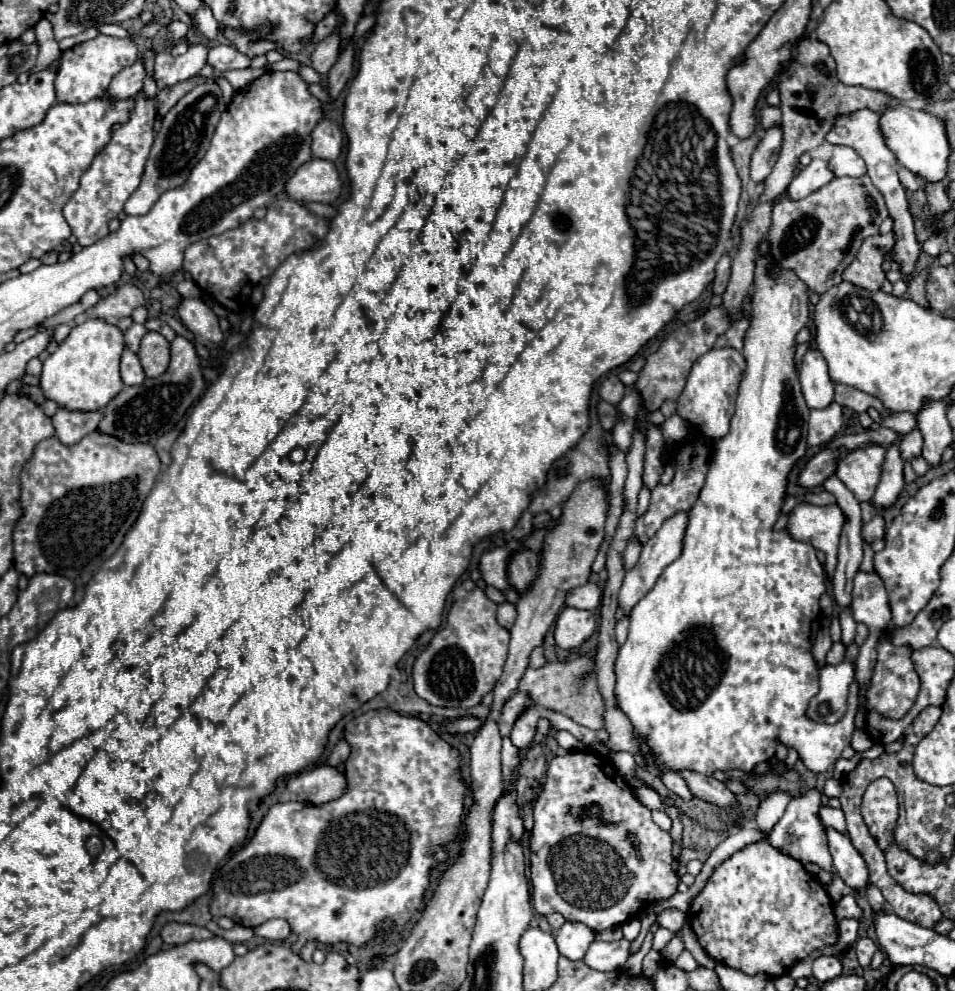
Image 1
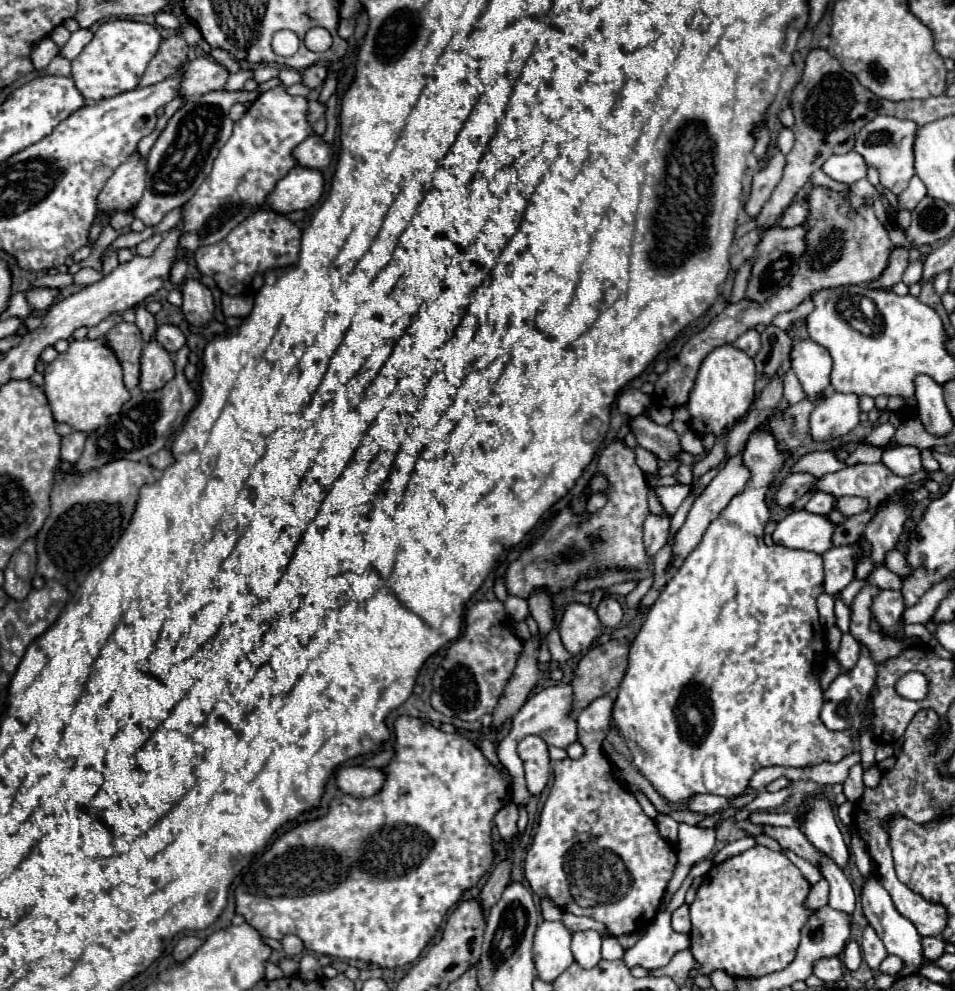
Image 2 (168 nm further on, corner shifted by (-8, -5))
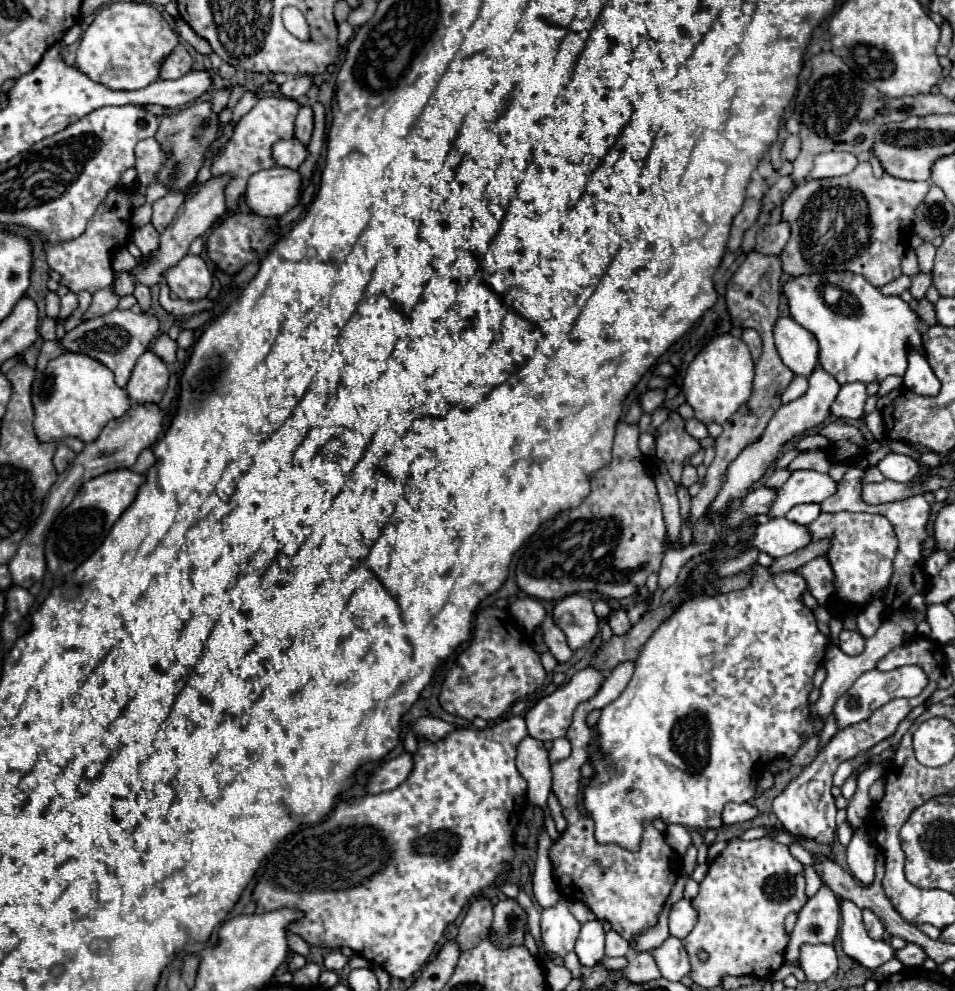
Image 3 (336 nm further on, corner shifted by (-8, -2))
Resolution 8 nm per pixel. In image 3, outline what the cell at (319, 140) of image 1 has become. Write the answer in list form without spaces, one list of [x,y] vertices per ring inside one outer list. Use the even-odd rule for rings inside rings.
[[[298,139],[278,141],[272,145],[272,159],[278,167],[298,169],[300,163],[306,159],[306,145],[298,143]]]

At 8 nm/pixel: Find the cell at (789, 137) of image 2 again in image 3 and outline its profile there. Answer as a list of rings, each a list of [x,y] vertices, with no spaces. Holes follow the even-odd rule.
[[[790,135],[782,145],[782,157],[788,161],[794,161],[798,153],[800,153],[800,139],[798,135]]]

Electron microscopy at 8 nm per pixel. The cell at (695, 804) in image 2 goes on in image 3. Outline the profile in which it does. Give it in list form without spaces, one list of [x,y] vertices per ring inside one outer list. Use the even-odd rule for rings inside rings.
[[[728,803],[722,811],[722,821],[724,825],[736,825],[736,823],[754,819],[756,815],[758,815],[758,809],[750,803]]]

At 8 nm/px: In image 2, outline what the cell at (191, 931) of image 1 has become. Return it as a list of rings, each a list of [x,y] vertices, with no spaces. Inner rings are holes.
[[[184,936],[184,938],[180,938],[178,940],[178,944],[174,946],[174,950],[172,950],[172,956],[174,956],[174,960],[176,962],[182,962],[182,960],[186,960],[198,946],[202,944],[202,940],[200,938],[196,938],[196,936]]]

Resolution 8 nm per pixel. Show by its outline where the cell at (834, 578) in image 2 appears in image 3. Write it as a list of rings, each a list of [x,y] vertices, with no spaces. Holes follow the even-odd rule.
[[[816,557],[814,561],[796,569],[796,573],[806,581],[808,593],[818,601],[818,605],[828,605],[834,597],[834,573],[830,571],[830,563],[826,557]]]

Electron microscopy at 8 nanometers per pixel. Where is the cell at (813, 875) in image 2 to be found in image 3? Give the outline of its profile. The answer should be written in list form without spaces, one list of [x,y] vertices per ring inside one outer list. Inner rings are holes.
[[[806,867],[806,895],[814,897],[820,885],[822,885],[822,879],[818,877],[818,873],[812,867]]]

